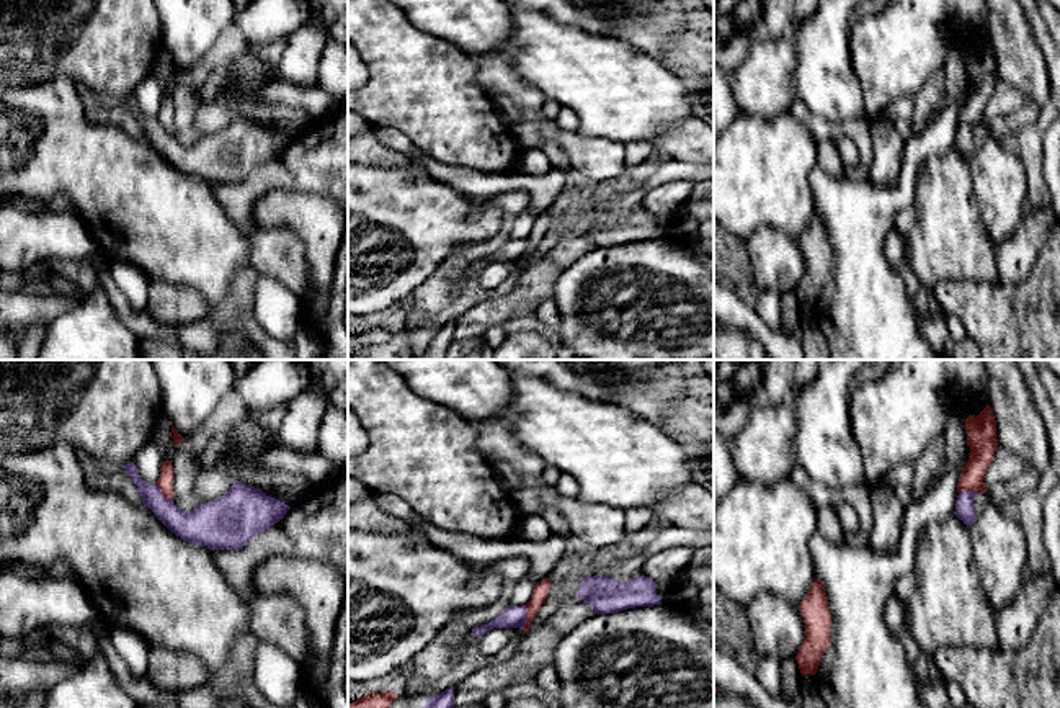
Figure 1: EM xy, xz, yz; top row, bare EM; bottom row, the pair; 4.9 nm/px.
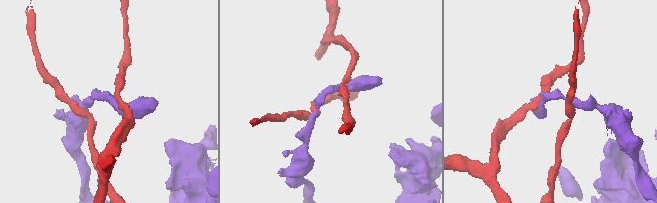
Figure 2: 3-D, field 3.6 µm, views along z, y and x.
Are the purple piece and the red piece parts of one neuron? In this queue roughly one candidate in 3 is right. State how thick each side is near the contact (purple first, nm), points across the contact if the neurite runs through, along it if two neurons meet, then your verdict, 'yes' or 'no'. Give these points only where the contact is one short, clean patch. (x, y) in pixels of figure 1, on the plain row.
110 nm thick on the purple side, 80 nm on the other; border along xz (526, 239), (526, 255), (521, 262); no

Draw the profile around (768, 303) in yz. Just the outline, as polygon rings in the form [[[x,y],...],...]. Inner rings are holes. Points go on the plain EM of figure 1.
[[[776,289],[759,291],[755,311],[759,314],[761,320],[773,330],[781,329],[781,293]]]

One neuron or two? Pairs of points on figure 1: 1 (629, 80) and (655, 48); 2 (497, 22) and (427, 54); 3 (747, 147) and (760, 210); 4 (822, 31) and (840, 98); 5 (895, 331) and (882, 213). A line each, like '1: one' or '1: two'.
1: two
2: two
3: one
4: one
5: one

